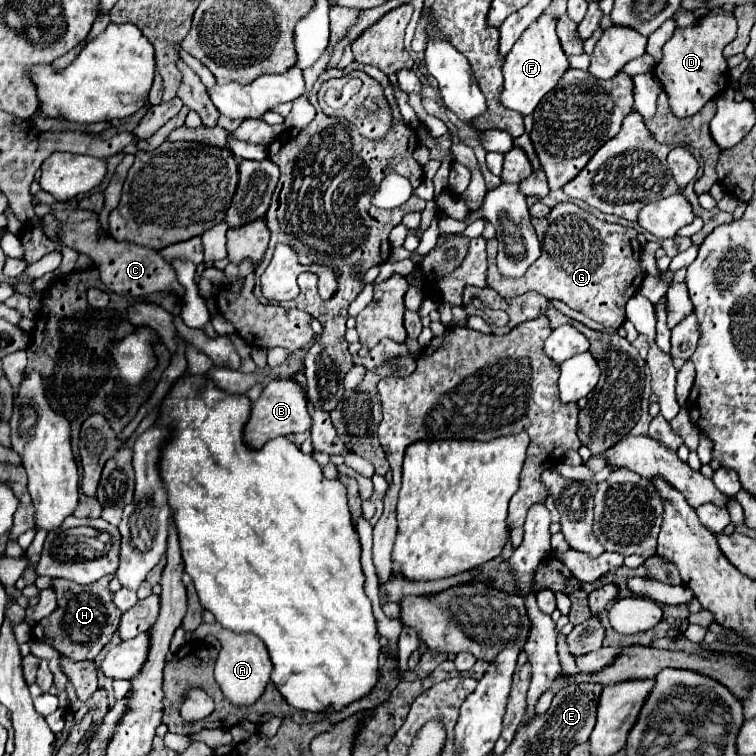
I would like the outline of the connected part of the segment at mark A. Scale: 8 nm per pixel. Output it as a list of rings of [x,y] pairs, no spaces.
[[[216,621],[210,624],[202,623],[195,630],[195,634],[199,639],[213,635],[221,641],[221,651],[215,663],[215,679],[223,695],[235,705],[253,705],[265,691],[265,685],[273,671],[273,665],[269,661],[263,641],[253,633],[233,633],[229,629],[223,629]]]

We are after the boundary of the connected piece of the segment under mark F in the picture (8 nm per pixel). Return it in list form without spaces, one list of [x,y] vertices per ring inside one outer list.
[[[541,15],[537,21],[533,21],[523,35],[517,39],[513,49],[507,53],[503,63],[503,91],[499,95],[501,105],[505,105],[511,111],[517,111],[521,115],[529,115],[535,111],[539,101],[545,93],[549,93],[557,81],[563,77],[563,73],[569,69],[567,55],[563,53],[559,45],[559,37],[555,33],[555,17]]]

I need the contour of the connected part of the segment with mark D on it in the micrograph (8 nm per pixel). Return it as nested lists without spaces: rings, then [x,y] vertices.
[[[707,13],[705,17],[697,19],[695,25],[691,27],[677,27],[675,35],[663,45],[663,57],[661,61],[653,67],[653,75],[659,79],[663,91],[669,97],[669,107],[677,117],[691,117],[695,115],[707,101],[715,99],[729,81],[727,75],[727,59],[723,57],[723,47],[731,43],[737,35],[737,21],[733,15],[727,13]]]

